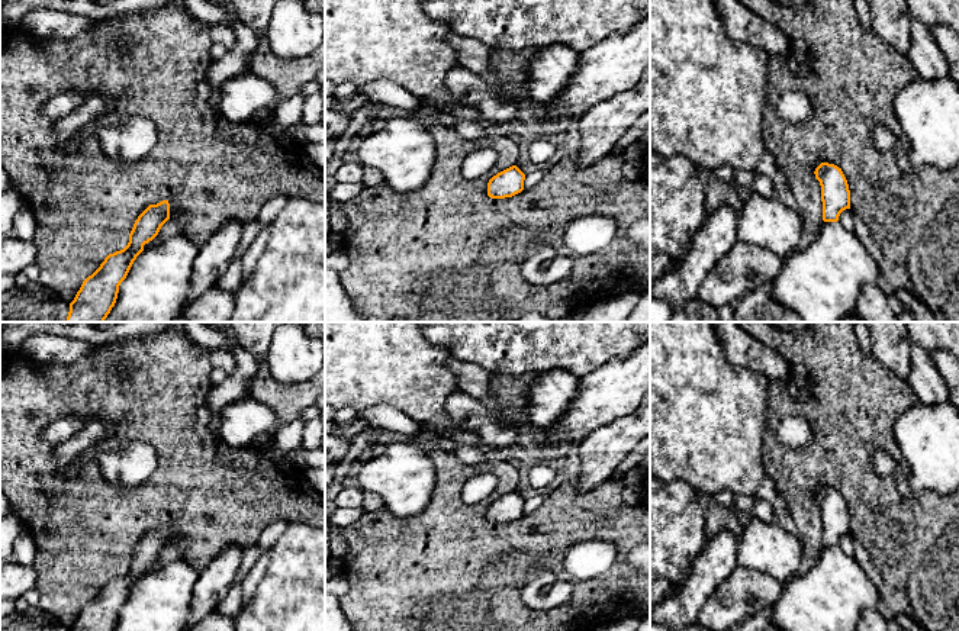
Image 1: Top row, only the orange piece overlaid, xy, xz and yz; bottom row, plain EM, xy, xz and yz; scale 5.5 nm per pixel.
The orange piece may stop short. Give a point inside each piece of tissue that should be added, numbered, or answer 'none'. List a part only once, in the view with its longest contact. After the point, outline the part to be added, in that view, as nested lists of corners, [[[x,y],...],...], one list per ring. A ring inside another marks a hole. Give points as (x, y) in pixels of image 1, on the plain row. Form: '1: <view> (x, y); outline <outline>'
none

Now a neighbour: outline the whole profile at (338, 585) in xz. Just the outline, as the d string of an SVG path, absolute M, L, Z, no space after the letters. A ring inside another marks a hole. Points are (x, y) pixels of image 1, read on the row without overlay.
M342 573L331 577L326 583L325 583L325 592L341 598L342 595L345 595L350 589L348 580L345 579L345 576Z

